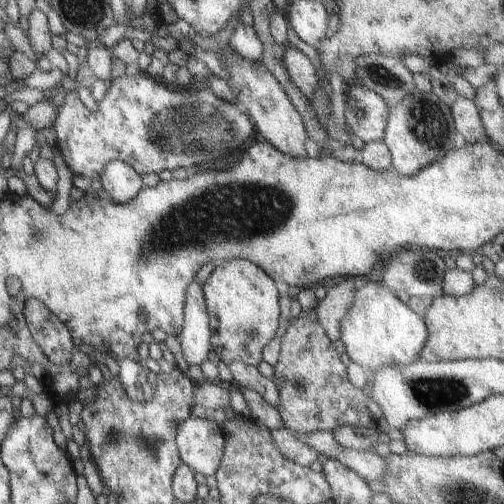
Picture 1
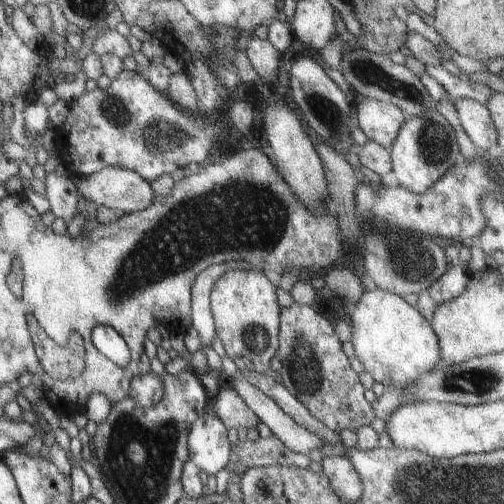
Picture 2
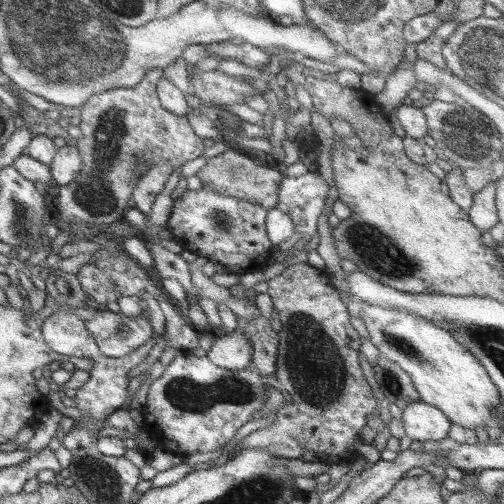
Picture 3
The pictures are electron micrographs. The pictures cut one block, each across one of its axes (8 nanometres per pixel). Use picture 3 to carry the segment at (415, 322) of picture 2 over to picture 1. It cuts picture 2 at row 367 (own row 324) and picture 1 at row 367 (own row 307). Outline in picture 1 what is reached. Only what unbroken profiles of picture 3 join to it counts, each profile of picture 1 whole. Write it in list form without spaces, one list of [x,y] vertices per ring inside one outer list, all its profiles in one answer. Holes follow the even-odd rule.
[[[379,282],[359,284],[353,290],[351,304],[347,312],[337,322],[337,340],[341,340],[349,360],[363,370],[379,368],[391,362],[415,362],[421,344],[425,342],[427,330],[423,318],[413,314],[407,304],[399,302],[395,294]]]

